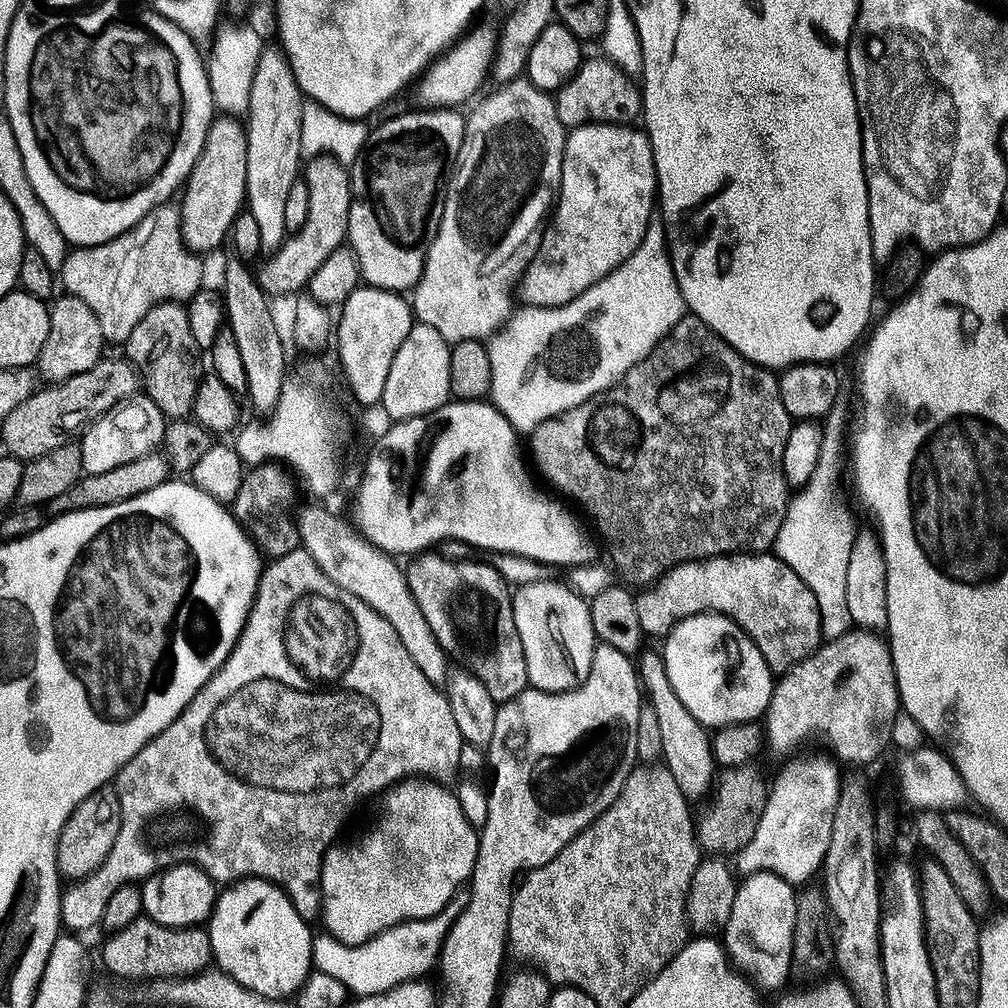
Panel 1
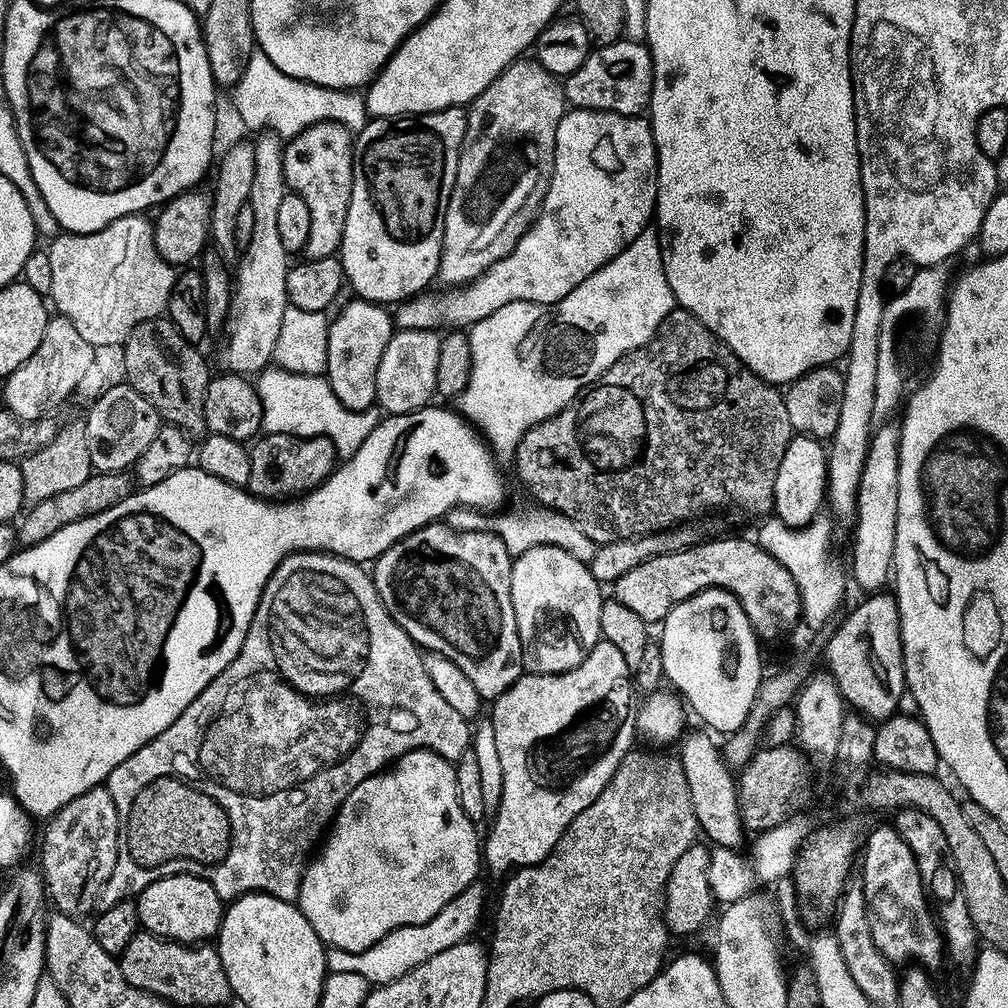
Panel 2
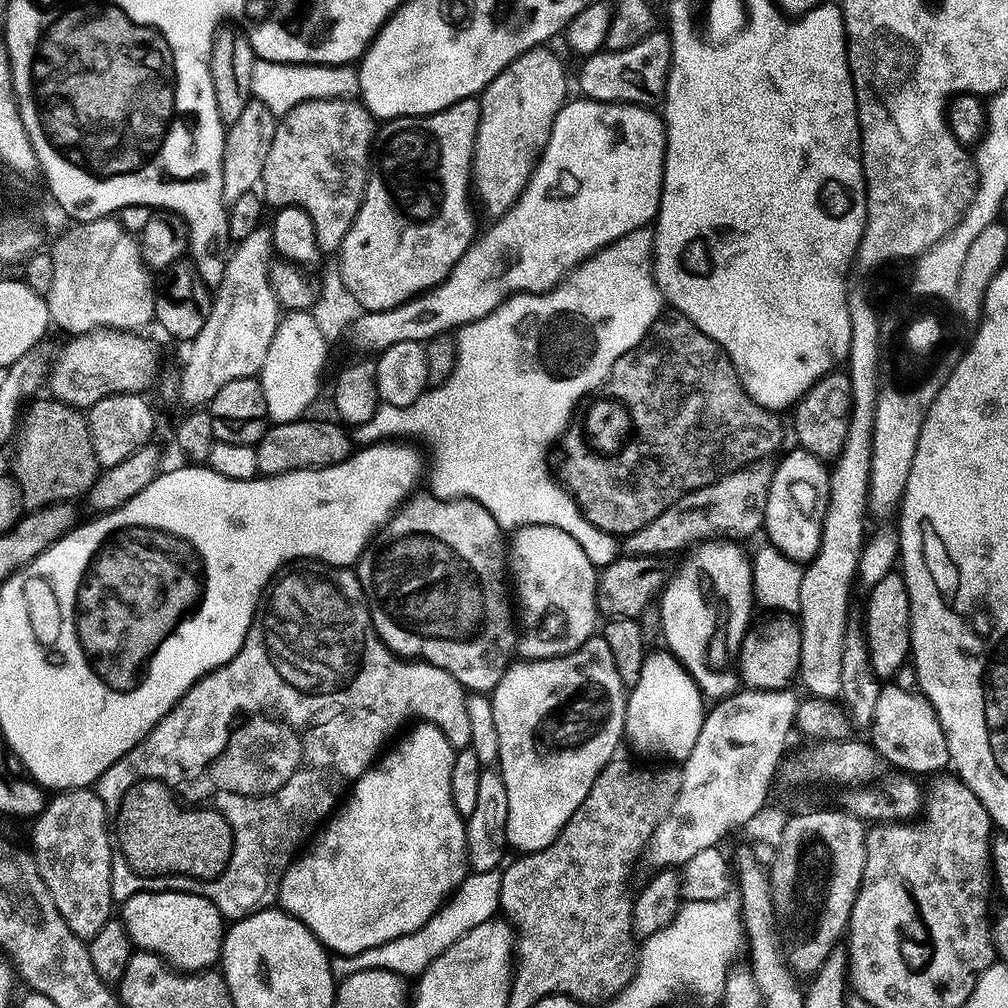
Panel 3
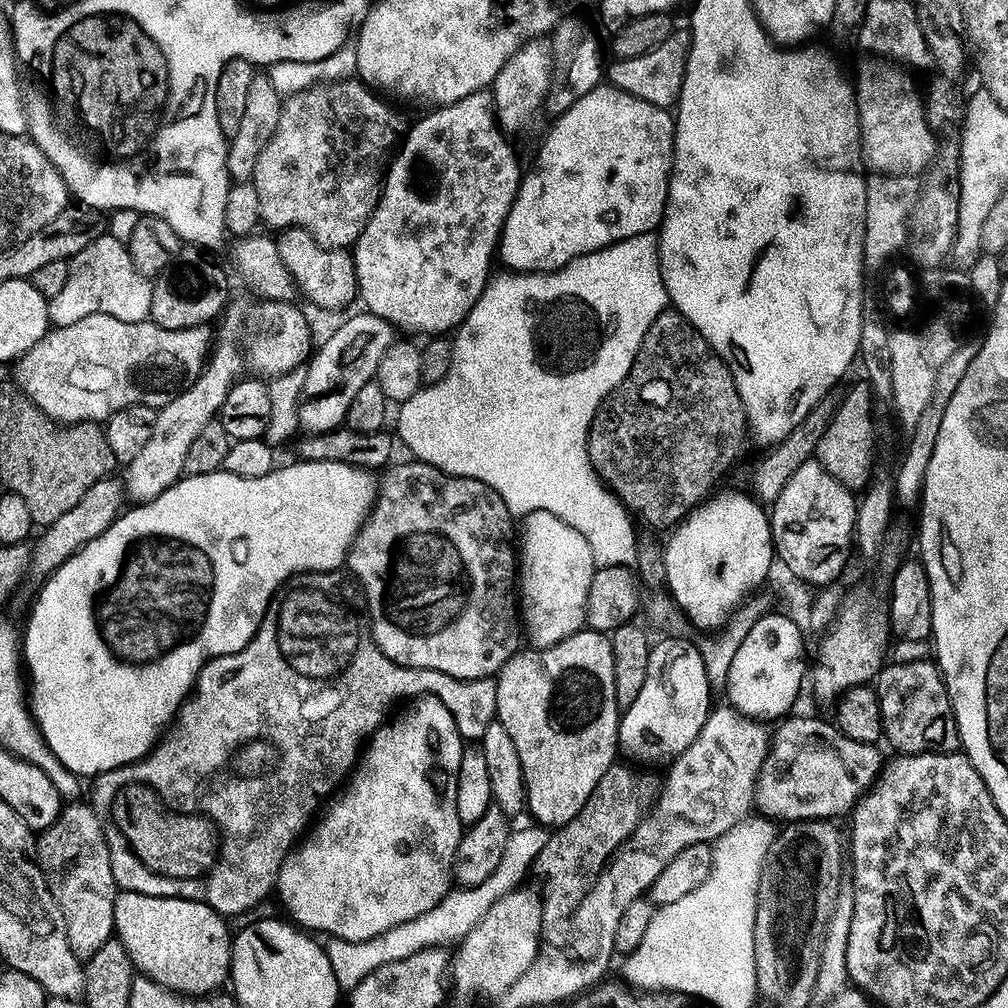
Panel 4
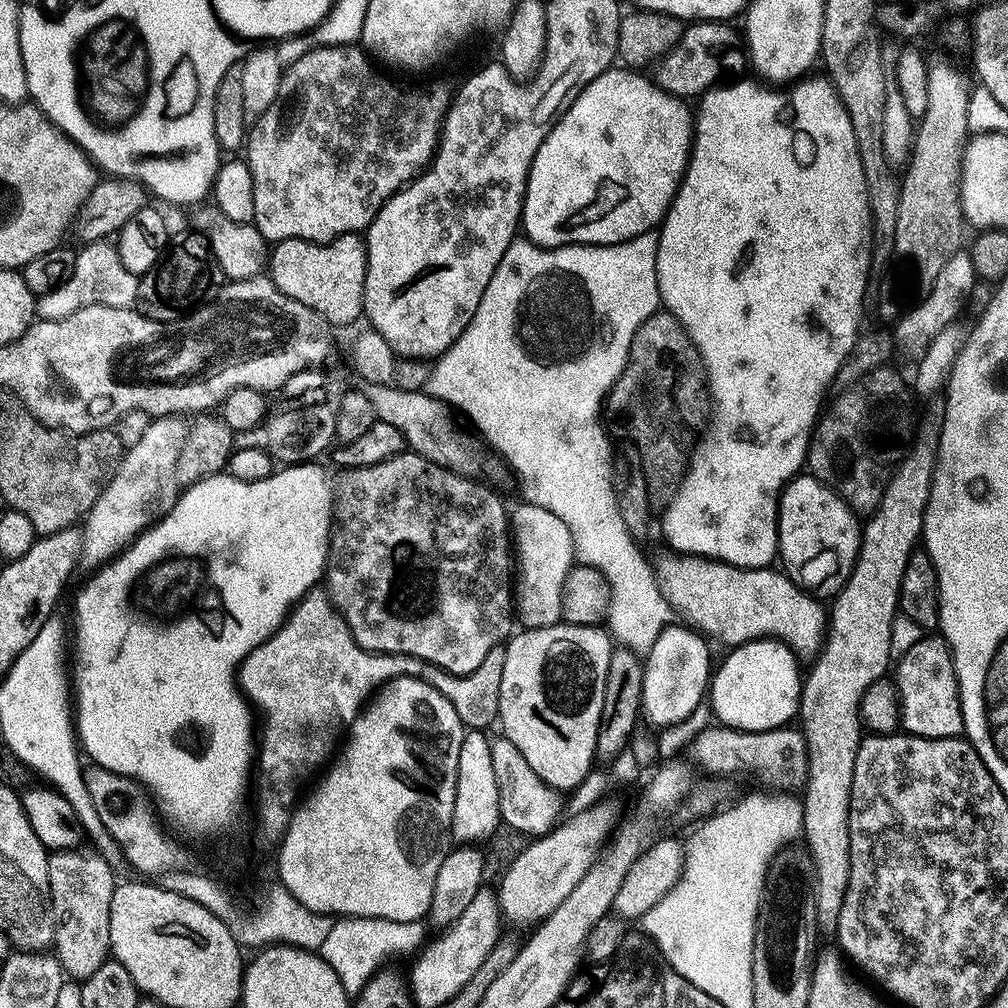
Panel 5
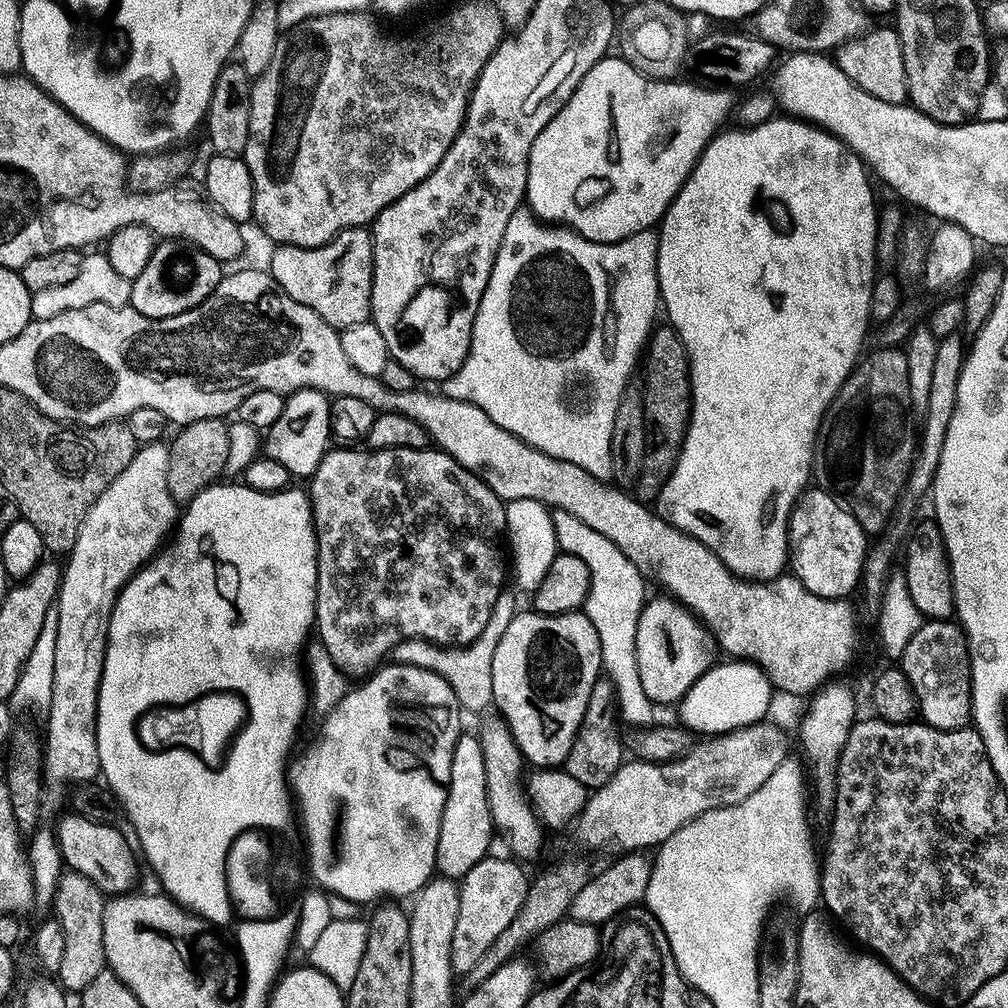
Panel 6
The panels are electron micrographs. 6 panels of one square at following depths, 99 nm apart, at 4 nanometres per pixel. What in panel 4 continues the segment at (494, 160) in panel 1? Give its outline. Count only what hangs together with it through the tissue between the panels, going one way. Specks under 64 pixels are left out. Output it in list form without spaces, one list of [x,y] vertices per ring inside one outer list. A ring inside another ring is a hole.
[[[547,35],[535,36],[527,40],[523,46],[498,70],[498,74],[492,79],[490,91],[492,102],[496,105],[496,119],[500,126],[510,134],[520,132],[528,128],[545,107],[549,92],[552,91],[552,74],[554,71],[554,57],[552,54],[552,42]]]

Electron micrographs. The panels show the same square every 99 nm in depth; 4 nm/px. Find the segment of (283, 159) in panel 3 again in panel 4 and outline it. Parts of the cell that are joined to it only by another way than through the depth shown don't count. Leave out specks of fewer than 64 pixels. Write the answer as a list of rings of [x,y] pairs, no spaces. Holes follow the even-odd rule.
[[[347,78],[312,83],[308,88],[289,95],[281,103],[278,126],[274,130],[270,142],[266,142],[262,154],[258,154],[258,166],[254,166],[254,174],[251,179],[254,190],[258,190],[258,210],[260,211],[260,219],[265,229],[276,228],[275,230],[283,230],[285,228],[301,228],[309,232],[323,248],[343,248],[348,250],[355,245],[356,239],[362,234],[366,222],[371,218],[372,211],[376,209],[376,204],[380,200],[382,169],[386,164],[384,152],[389,151],[388,153],[391,153],[397,147],[398,141],[401,139],[402,133],[406,128],[403,118],[386,101],[379,100],[379,98],[384,99],[377,95],[369,85],[356,78]]]

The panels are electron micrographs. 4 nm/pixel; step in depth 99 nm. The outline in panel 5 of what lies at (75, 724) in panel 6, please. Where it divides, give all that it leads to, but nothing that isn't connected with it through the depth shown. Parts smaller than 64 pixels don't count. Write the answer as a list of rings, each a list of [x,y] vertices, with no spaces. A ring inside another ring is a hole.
[[[183,415],[155,417],[138,446],[125,451],[120,468],[83,521],[84,537],[79,561],[83,567],[85,565],[88,570],[96,570],[107,564],[112,557],[120,555],[145,528],[152,527],[175,506],[176,497],[182,491],[182,485],[176,481],[178,454],[182,454],[182,446],[186,446],[190,429],[189,421],[184,420],[187,419]]]

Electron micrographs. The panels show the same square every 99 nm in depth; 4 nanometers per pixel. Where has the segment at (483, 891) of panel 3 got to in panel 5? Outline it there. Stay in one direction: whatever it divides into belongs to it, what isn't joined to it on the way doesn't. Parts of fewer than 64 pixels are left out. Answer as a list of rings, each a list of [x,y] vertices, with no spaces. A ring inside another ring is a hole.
[[[346,916],[335,921],[318,955],[328,963],[330,970],[334,970],[334,974],[338,974],[338,982],[342,982],[344,993],[355,998],[368,980],[389,963],[387,960],[391,956],[400,956],[403,952],[415,953],[425,943],[424,926],[424,920],[394,922],[386,918]]]

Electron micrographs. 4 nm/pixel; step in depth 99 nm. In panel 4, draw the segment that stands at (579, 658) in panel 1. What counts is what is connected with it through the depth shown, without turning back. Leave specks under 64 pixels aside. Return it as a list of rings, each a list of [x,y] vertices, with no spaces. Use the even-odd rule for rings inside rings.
[[[529,512],[523,517],[524,533],[518,536],[518,612],[522,617],[522,628],[526,633],[528,640],[533,649],[548,648],[551,644],[565,640],[568,636],[573,636],[575,632],[581,631],[585,627],[586,617],[584,615],[584,607],[586,606],[586,594],[590,588],[592,576],[596,573],[597,565],[594,558],[590,554],[590,546],[586,542],[586,538],[582,534],[578,534],[578,530],[574,530],[574,526],[570,526],[566,522],[562,522],[562,518],[558,518],[549,512]]]

